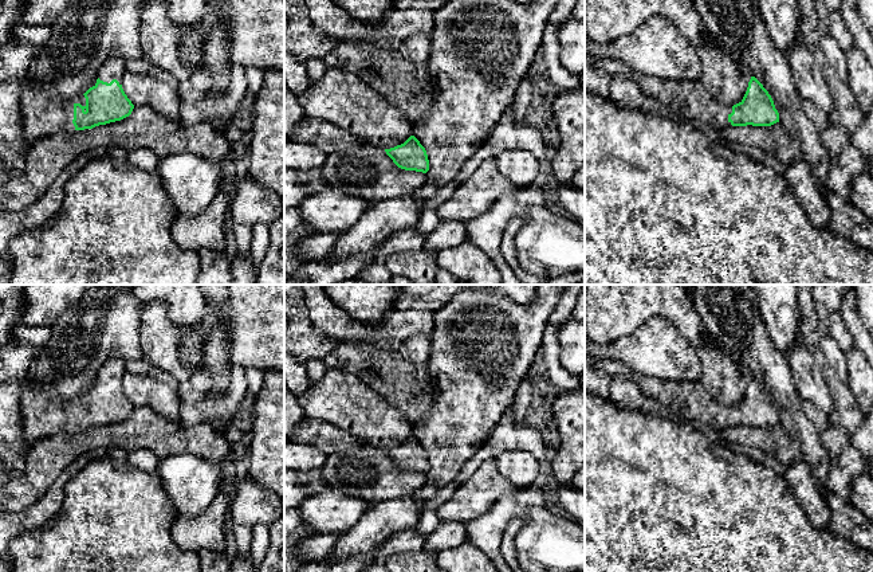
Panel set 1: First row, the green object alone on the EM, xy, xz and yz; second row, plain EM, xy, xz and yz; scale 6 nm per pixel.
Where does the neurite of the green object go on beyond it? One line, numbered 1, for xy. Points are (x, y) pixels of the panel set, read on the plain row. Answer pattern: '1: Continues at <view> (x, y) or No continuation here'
1: Continues at xy (40, 416)

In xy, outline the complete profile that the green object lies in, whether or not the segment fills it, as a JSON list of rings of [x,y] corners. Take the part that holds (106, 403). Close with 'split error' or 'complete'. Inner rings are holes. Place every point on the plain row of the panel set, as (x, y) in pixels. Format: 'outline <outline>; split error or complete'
outline [[[110,359],[97,384],[83,396],[60,403],[47,396],[48,384],[35,383],[28,373],[20,383],[21,427],[27,447],[56,432],[93,430],[129,418],[134,406],[122,389],[126,361]]]; split error

